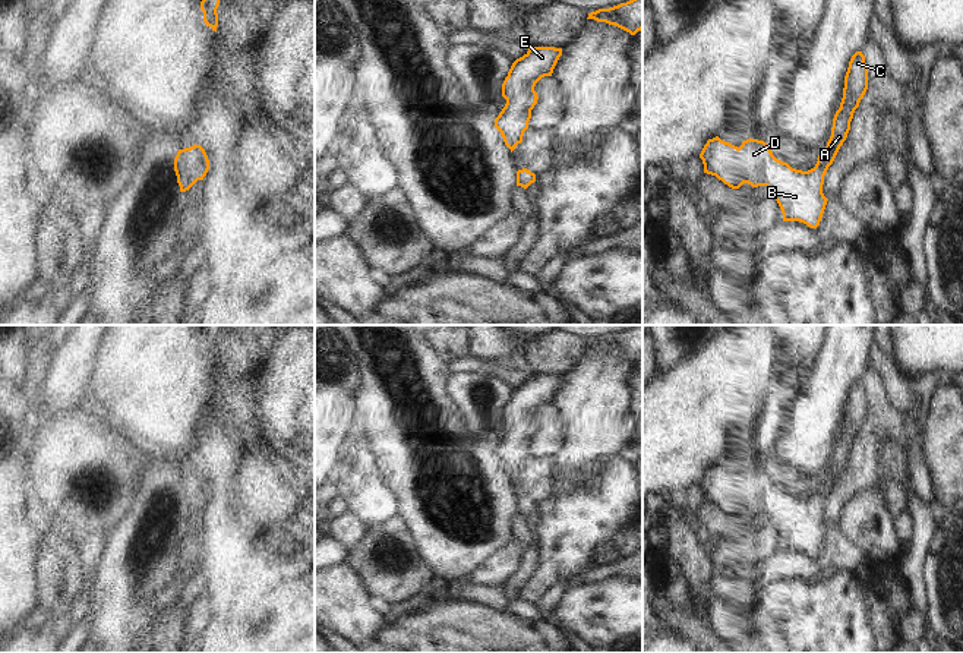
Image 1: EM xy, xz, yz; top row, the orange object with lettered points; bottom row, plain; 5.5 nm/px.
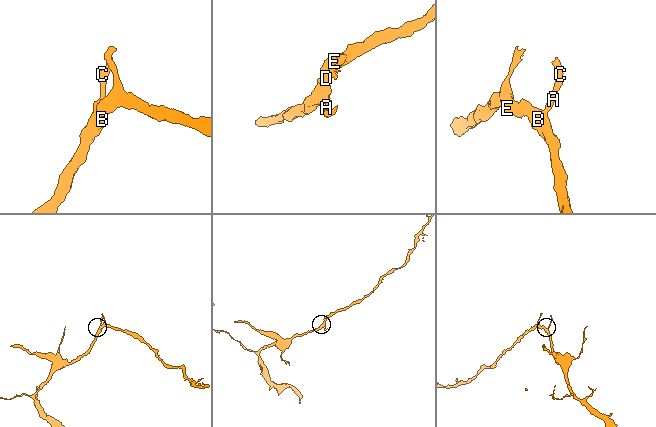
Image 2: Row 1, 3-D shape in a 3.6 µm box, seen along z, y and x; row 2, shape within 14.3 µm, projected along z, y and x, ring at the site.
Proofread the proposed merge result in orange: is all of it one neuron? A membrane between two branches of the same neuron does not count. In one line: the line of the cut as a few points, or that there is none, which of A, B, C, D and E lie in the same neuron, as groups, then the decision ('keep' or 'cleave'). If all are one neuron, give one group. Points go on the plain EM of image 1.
no cut; A B C D E; keep

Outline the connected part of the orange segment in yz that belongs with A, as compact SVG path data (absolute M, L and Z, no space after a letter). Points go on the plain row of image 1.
M856 379L844 404L843 426L833 447L831 464L808 499L792 496L777 488L764 469L746 467L738 476L719 464L708 467L700 486L704 501L716 504L732 517L743 511L767 514L782 537L783 549L799 549L817 556L827 526L823 521L824 504L847 466L855 438L868 417L868 395L862 379Z

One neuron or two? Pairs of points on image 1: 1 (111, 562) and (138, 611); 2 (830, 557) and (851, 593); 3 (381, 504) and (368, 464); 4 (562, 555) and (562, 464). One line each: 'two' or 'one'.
1: one
2: two
3: one
4: two

